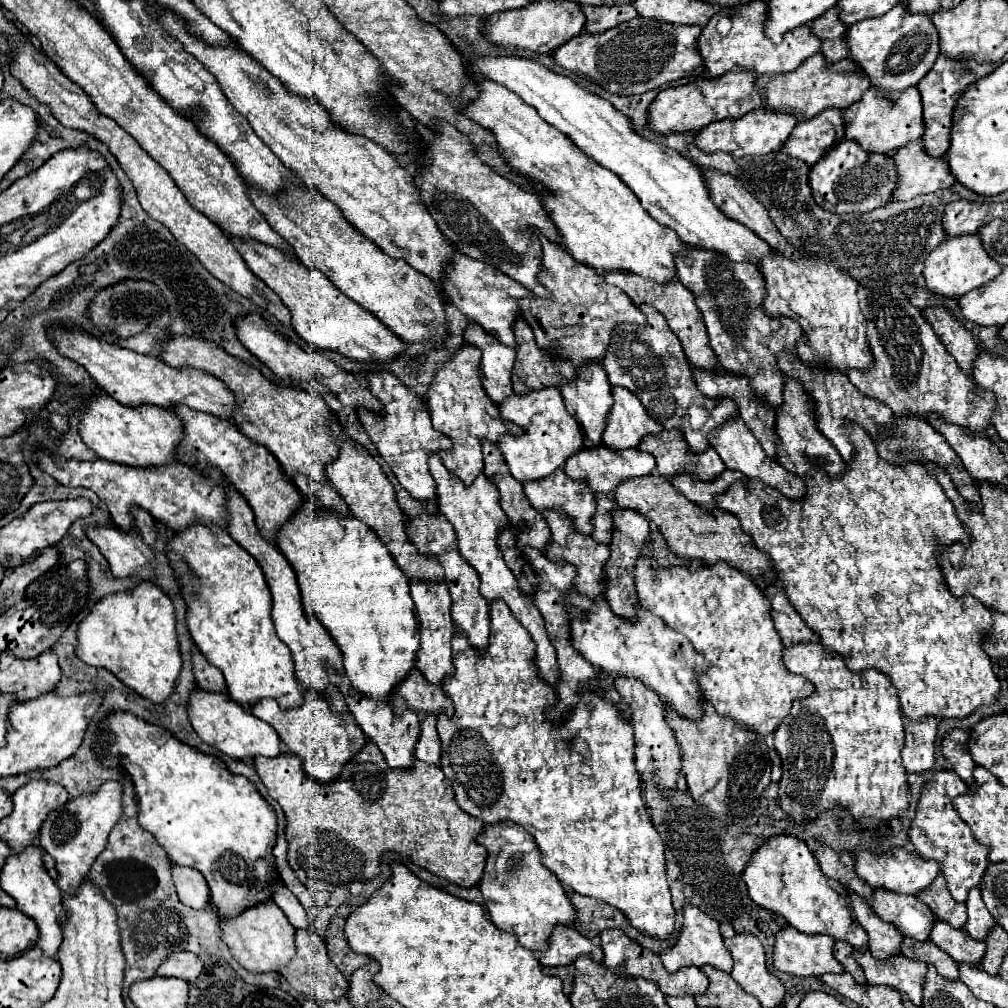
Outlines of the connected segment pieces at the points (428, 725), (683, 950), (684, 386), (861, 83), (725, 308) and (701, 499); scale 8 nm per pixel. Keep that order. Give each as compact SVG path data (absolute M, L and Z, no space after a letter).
M422 716L420 720L420 738L414 746L416 758L428 764L438 764L440 760L440 738L436 732L436 716Z
M686 904L682 908L682 914L684 914L684 922L682 922L682 930L678 934L678 940L670 948L660 952L664 968L668 972L676 972L684 966L698 966L700 968L704 964L712 964L714 968L730 972L732 970L732 956L730 956L730 950L724 946L718 922L712 920L710 916L706 916L700 908L696 908L692 904Z
M640 304L640 310L646 314L646 324L616 324L610 334L612 338L602 360L610 384L624 386L634 392L656 422L660 422L666 430L682 430L692 452L702 452L708 448L710 430L728 418L734 418L738 408L728 398L704 396L692 380L686 354L680 346L680 340L666 324L666 318L648 304Z
M816 52L800 68L794 72L774 74L774 76L760 76L758 80L770 80L764 88L764 108L784 110L796 114L798 120L808 120L826 108L848 108L862 98L862 94L872 86L868 76L862 72L852 58L844 58L836 64L826 64L822 52Z
M688 248L688 256L676 256L676 276L678 280L696 294L696 306L700 308L706 330L710 336L710 348L718 356L718 362L724 370L732 374L744 374L752 378L752 390L758 396L764 396L766 402L774 408L780 406L782 402L782 386L784 386L784 376L778 370L776 364L776 352L780 348L790 348L796 350L796 340L802 336L800 326L782 316L768 316L764 312L764 280L760 274L760 268L748 260L744 262L734 262L728 256L720 252L706 252L700 248Z
M724 470L720 476L716 476L714 480L700 480L692 474L678 474L674 478L670 478L672 486L682 492L688 500L704 506L704 508L712 508L716 506L714 496L720 492L726 492L730 488L732 482L742 480L744 474L734 472L734 470Z

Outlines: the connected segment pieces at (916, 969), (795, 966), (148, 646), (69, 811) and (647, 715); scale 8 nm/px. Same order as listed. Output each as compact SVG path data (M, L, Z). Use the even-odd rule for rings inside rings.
M854 948L852 956L862 966L868 984L884 984L904 992L916 1006L922 1006L922 984L926 964L920 960L906 958L902 954L888 960L878 960L868 948Z
M784 926L776 934L772 964L780 972L796 976L822 976L826 972L840 974L844 968L832 956L834 940L824 934L804 934L792 926Z
M140 582L132 590L100 598L78 624L76 656L90 666L104 666L140 696L164 702L182 668L172 600L154 582Z
M118 782L102 784L94 794L68 800L58 812L52 812L44 822L38 846L44 848L56 862L58 886L62 892L76 894L86 880L90 866L108 844L108 834L122 816L122 786Z
M616 676L616 688L624 698L624 704L628 704L628 708L632 710L632 724L634 724L634 740L638 744L644 744L650 748L652 752L652 760L656 764L656 782L660 786L662 792L674 788L678 784L680 778L680 750L674 738L672 728L668 728L666 720L664 720L664 708L660 698L656 696L656 692L652 688L648 688L646 684L642 684L642 680L638 678L628 678L628 676Z

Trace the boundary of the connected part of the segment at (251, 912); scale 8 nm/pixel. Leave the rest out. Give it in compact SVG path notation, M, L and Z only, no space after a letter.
M260 902L246 908L234 918L218 918L222 928L222 942L230 948L232 956L250 972L280 972L280 968L286 966L286 962L290 962L296 954L294 926L274 902Z

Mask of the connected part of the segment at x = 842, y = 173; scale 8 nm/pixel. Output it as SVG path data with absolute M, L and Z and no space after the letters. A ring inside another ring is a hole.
M856 140L838 142L812 166L810 172L810 186L816 204L834 214L864 214L888 204L892 200L896 182L898 176L894 158L886 154L868 154Z

